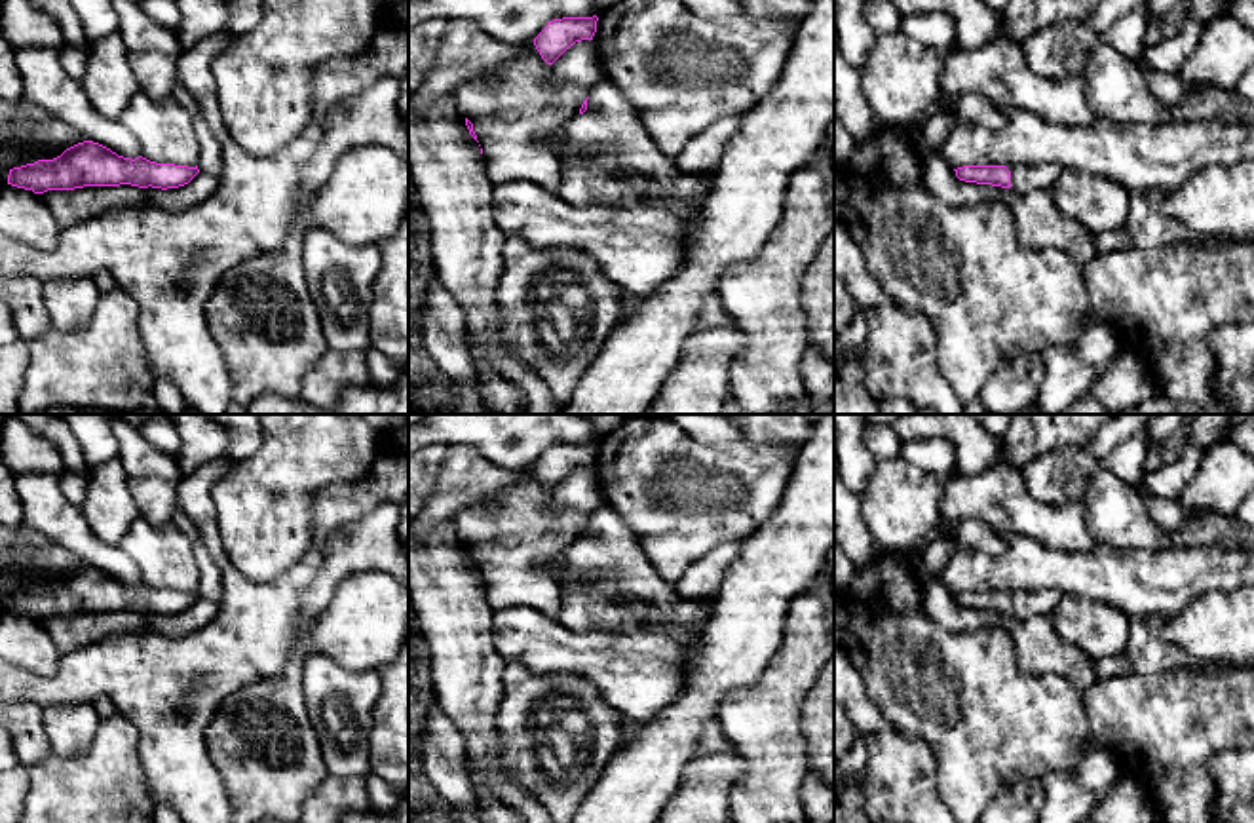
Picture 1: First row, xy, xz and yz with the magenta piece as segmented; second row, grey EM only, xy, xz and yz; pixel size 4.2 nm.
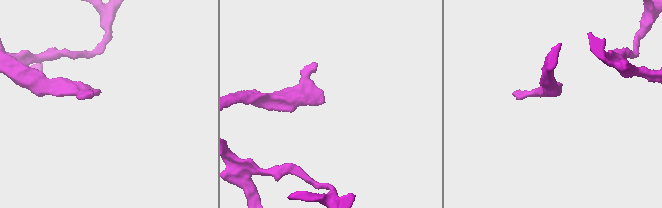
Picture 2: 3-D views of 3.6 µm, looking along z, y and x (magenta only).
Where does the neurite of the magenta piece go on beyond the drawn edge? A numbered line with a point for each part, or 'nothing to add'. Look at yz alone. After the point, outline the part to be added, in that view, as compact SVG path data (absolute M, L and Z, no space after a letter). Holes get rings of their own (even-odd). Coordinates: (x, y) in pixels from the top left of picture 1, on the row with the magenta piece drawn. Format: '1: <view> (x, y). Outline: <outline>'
1: yz (1025, 179). Outline: M1007 163L1005 167L1011 171L1011 188L1018 194L1028 194L1039 188L1051 190L1064 169L1060 163Z

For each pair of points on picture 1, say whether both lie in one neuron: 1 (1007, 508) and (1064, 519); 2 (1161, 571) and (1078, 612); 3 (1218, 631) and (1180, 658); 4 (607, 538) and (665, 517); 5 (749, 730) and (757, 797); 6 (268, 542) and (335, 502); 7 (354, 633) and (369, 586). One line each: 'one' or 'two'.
1: one
2: two
3: two
4: two
5: one
6: two
7: one

